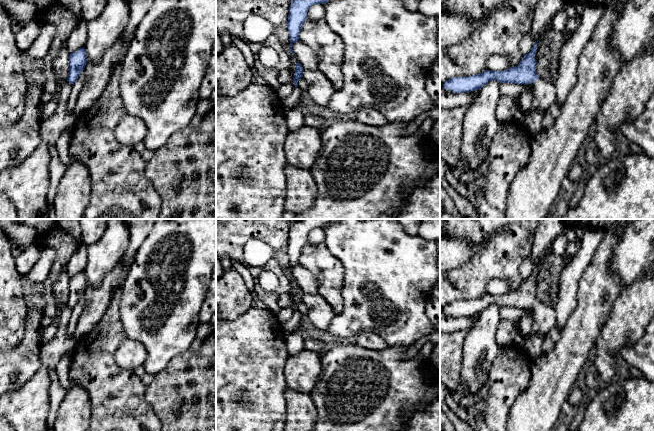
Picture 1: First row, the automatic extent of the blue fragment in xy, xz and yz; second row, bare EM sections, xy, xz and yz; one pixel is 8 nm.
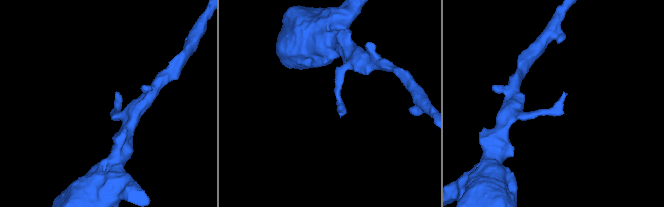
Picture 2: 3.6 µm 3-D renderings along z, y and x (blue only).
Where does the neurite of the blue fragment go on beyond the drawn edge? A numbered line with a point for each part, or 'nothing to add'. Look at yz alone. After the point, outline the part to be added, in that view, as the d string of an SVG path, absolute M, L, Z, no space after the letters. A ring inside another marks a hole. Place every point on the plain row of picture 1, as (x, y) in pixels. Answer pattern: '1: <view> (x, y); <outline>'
1: yz (544, 319); M539 302L532 307L534 317L531 331L546 336L549 330L556 324L556 311L553 305Z

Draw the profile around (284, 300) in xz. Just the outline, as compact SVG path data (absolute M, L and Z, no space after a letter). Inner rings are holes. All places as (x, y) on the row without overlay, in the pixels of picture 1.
M283 293L278 298L280 308L286 308L292 305L292 301L288 293Z

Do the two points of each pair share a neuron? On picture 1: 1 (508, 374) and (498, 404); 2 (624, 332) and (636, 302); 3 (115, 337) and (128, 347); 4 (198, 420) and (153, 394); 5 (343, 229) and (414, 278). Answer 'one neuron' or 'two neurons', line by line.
1: one neuron
2: one neuron
3: two neurons
4: one neuron
5: one neuron

